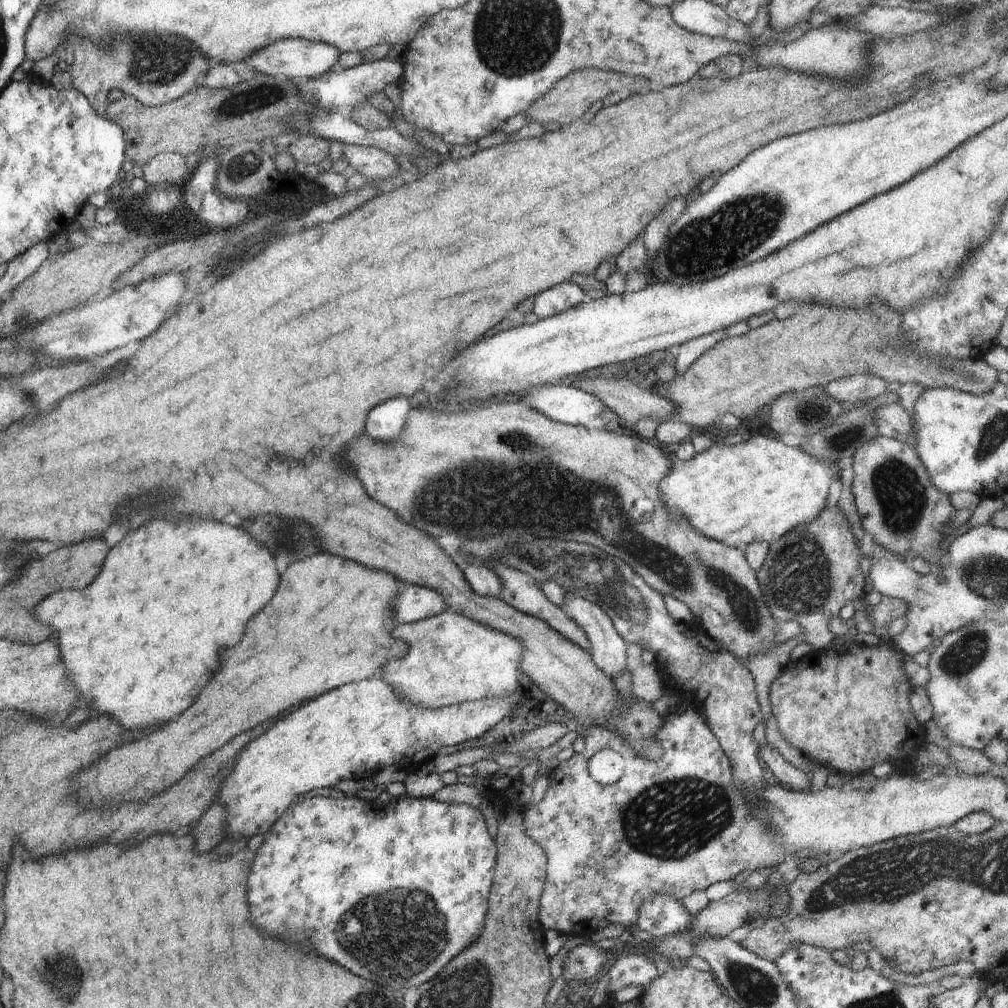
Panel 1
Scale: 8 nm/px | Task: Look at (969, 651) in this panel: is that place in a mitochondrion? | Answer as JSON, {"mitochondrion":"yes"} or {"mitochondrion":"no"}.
{"mitochondrion":"yes"}

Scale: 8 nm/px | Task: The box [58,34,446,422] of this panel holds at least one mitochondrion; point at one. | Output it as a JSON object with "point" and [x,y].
{"point":[159,62]}

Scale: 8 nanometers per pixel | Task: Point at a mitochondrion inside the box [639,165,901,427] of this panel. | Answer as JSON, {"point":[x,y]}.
{"point":[735,231]}

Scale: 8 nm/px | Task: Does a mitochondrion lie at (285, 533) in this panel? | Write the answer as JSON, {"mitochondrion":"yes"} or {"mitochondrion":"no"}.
{"mitochondrion":"yes"}

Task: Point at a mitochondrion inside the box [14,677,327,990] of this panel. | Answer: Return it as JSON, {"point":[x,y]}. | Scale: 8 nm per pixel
{"point":[60,972]}

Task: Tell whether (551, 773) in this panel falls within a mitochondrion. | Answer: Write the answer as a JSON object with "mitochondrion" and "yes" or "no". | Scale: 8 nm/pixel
{"mitochondrion":"no"}

